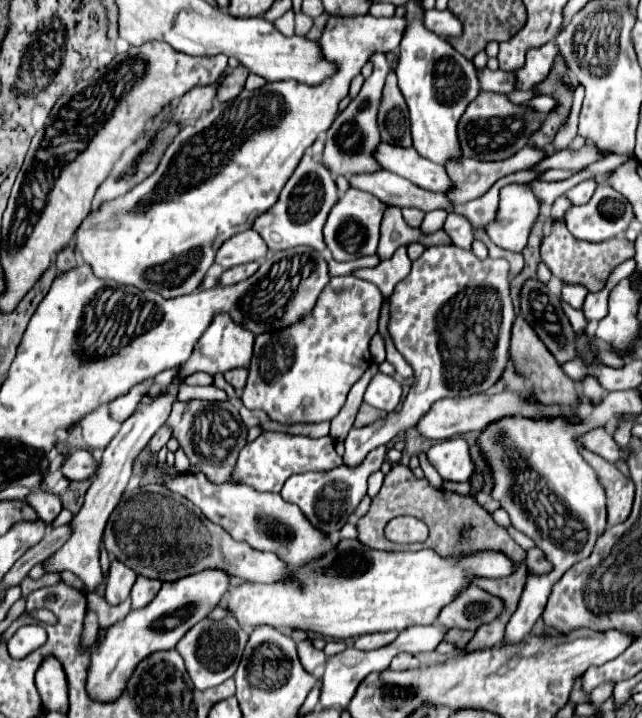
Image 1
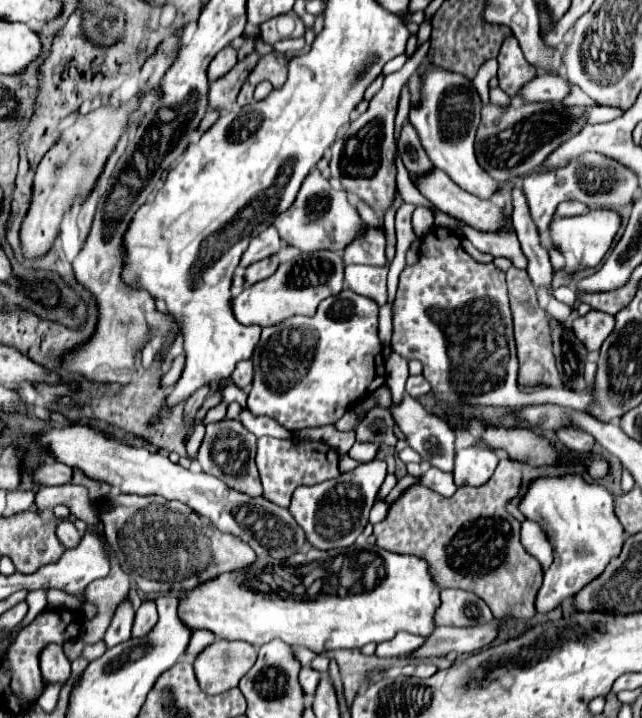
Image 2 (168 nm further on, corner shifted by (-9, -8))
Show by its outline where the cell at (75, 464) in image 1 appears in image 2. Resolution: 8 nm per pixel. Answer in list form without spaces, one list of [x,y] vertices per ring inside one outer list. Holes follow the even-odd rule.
[[[44,462],[32,470],[32,478],[34,484],[38,486],[60,486],[70,482],[72,468],[66,468],[66,464],[58,464],[58,462]]]

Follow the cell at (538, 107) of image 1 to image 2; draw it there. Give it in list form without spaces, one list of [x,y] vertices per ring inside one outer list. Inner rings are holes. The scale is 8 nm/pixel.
[[[596,106],[596,108],[588,108],[586,114],[588,114],[588,122],[608,122],[622,116],[624,110],[616,106]]]

